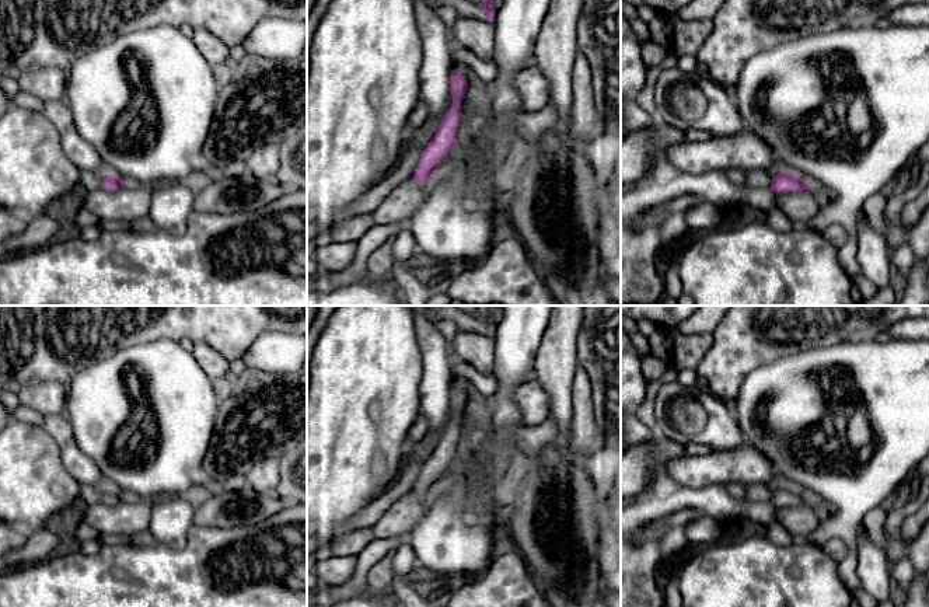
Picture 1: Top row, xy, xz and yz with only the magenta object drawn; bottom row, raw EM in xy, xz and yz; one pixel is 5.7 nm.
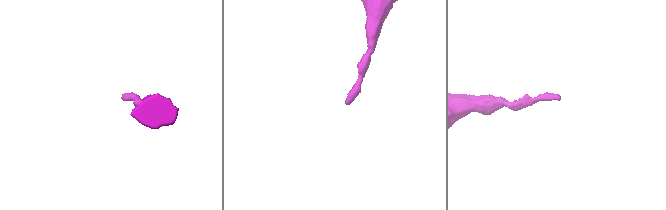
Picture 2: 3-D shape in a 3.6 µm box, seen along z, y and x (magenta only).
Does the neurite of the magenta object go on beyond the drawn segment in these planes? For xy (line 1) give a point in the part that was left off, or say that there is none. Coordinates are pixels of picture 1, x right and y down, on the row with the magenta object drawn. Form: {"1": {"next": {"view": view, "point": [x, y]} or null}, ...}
{"1": {"next": null}}

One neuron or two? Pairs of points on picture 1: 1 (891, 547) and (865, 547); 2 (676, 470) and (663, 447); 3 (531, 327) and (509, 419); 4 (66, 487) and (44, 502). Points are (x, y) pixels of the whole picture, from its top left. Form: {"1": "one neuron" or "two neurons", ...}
{"1": "two neurons", "2": "two neurons", "3": "one neuron", "4": "one neuron"}

